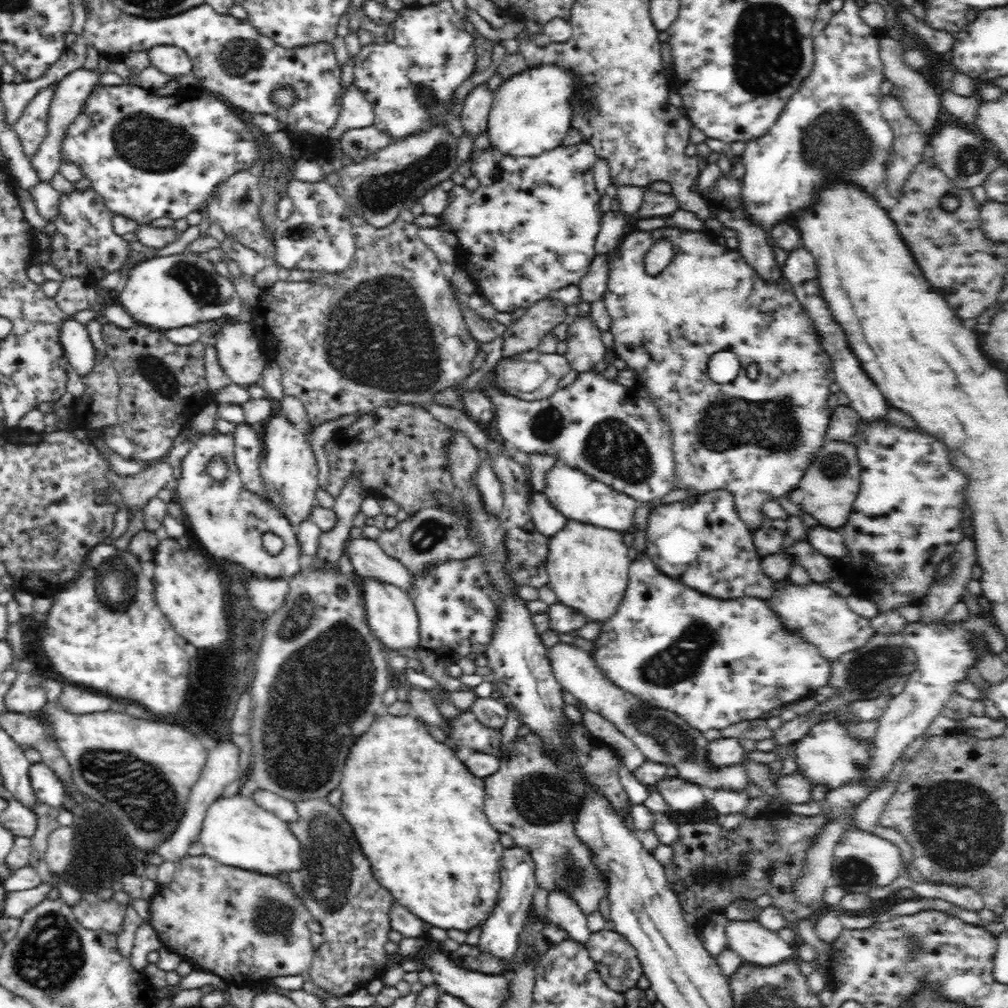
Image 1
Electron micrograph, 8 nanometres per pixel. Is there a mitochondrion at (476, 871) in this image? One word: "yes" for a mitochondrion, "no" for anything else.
no

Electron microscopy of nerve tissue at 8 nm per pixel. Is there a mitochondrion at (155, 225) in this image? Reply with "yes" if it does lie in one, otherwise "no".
no

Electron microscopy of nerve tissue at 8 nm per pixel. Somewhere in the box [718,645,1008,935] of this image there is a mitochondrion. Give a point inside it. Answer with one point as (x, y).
(946, 817)

